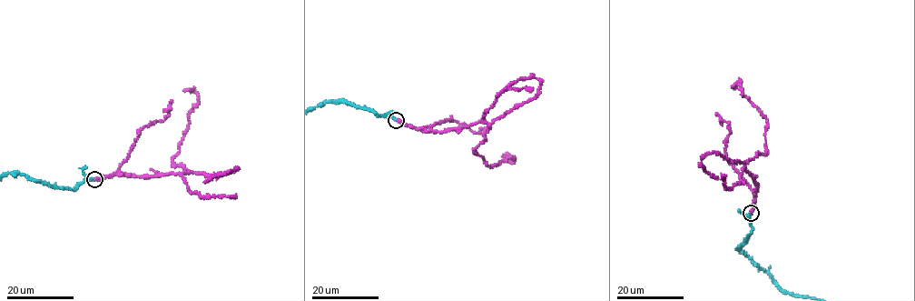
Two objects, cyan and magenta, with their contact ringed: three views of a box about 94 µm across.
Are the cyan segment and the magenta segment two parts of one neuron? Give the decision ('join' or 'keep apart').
join

